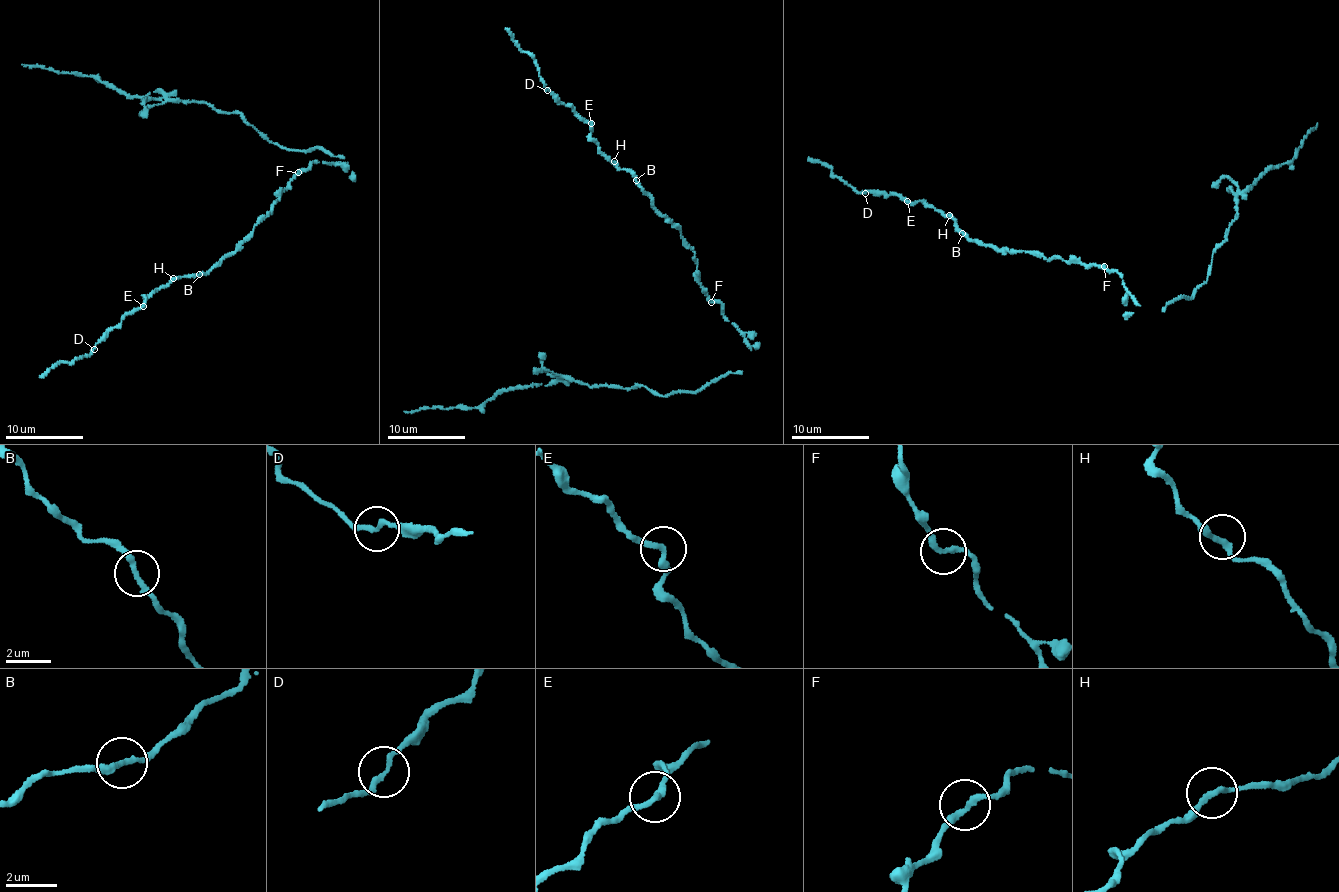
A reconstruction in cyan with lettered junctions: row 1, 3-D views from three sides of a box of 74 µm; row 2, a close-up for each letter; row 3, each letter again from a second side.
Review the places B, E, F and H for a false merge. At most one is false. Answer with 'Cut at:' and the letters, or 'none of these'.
Cut at: none of these

